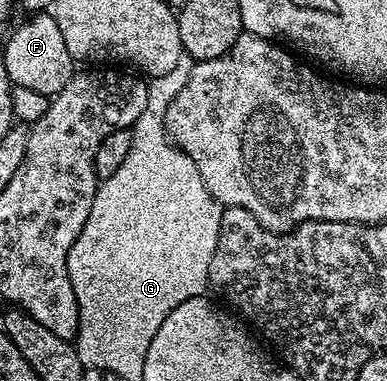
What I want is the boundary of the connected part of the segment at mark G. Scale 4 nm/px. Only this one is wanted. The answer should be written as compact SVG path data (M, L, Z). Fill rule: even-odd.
M183 53L170 72L148 82L146 108L142 108L142 116L130 127L130 152L122 160L122 168L97 185L90 216L78 240L74 240L74 248L70 248L68 275L78 298L78 332L74 345L82 364L96 362L92 354L104 354L104 342L108 342L108 354L128 354L128 338L120 338L120 334L148 334L148 339L154 340L154 332L162 328L162 320L178 304L199 298L209 289L210 260L218 244L222 207L210 196L194 160L174 145L164 126L166 108L170 108L170 100L190 80L193 65L193 58Z

